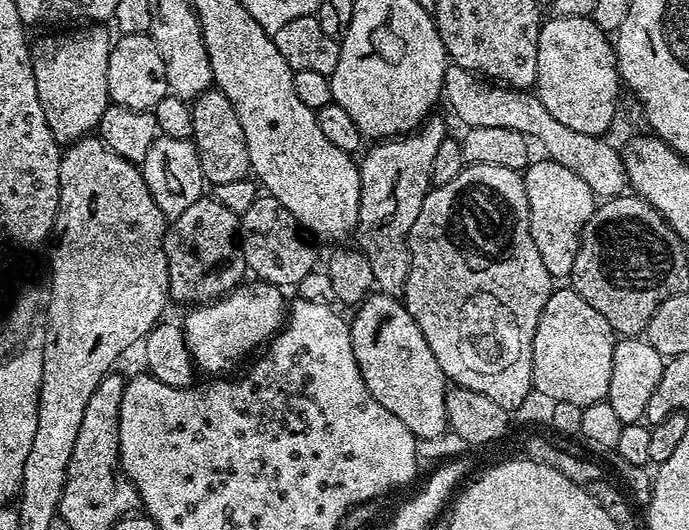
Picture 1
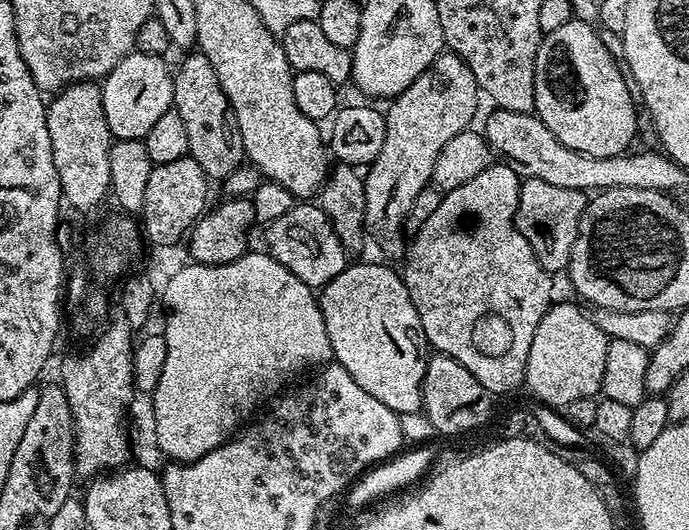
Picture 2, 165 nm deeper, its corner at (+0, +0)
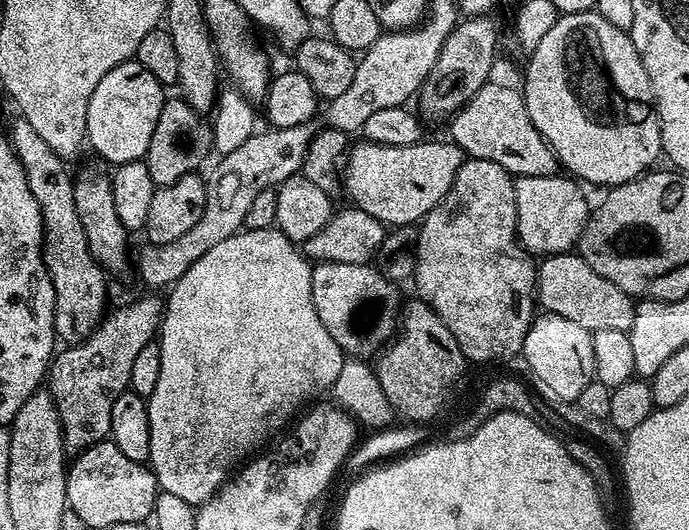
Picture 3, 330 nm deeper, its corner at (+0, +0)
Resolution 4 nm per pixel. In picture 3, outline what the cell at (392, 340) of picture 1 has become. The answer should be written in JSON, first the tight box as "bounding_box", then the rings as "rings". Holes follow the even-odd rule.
{"bounding_box":[312,263,402,358],"rings":[[[317,263],[312,270],[314,310],[318,310],[318,318],[322,318],[322,326],[326,326],[326,330],[330,330],[330,338],[334,338],[334,342],[338,342],[342,351],[352,358],[375,357],[393,339],[398,328],[398,309],[402,304],[396,288],[397,285],[393,281],[387,280],[380,273],[379,267],[373,266],[371,263]]]}

